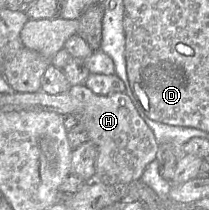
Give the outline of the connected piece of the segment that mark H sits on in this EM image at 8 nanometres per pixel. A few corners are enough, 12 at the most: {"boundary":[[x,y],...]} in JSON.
{"boundary":[[125,92],[68,93],[97,147],[95,179],[140,180],[159,144]]}

